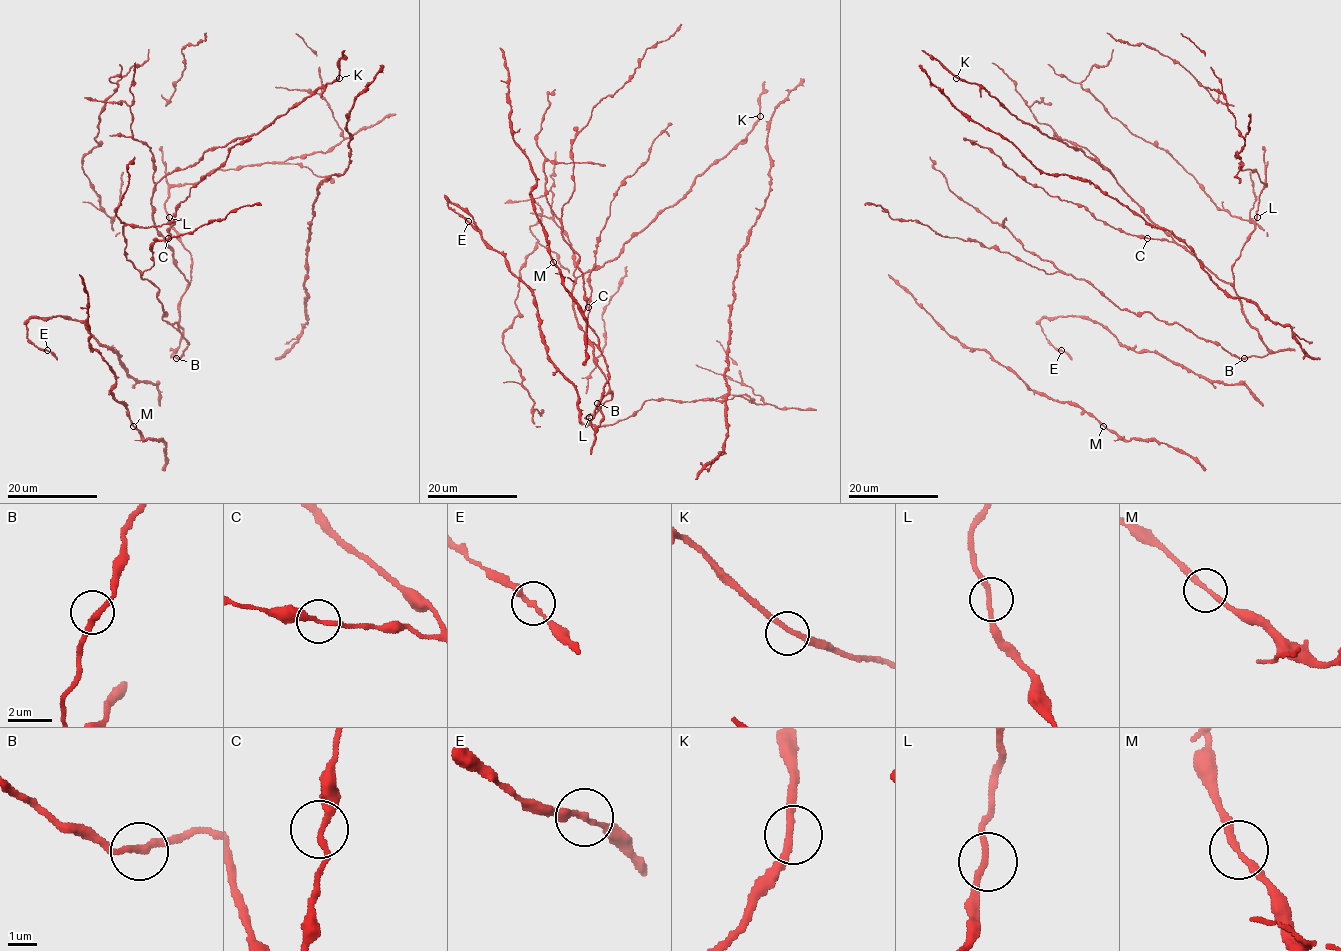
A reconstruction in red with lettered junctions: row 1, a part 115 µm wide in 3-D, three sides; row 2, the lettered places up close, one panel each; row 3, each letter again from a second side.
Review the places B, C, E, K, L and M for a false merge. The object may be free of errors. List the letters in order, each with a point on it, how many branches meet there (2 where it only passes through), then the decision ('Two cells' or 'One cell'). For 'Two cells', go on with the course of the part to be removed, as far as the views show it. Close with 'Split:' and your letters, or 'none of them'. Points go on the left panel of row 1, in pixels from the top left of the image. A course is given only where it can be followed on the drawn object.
B: Place: (176, 358). Branches: 2. One cell
C: Place: (168, 238). Branches: 2. One cell
E: Place: (47, 350). Branches: 2. One cell
K: Place: (339, 78). Branches: 2. One cell
L: Place: (169, 217). Branches: 2. One cell
M: Place: (133, 426). Branches: 2. One cell
Split: none of them

